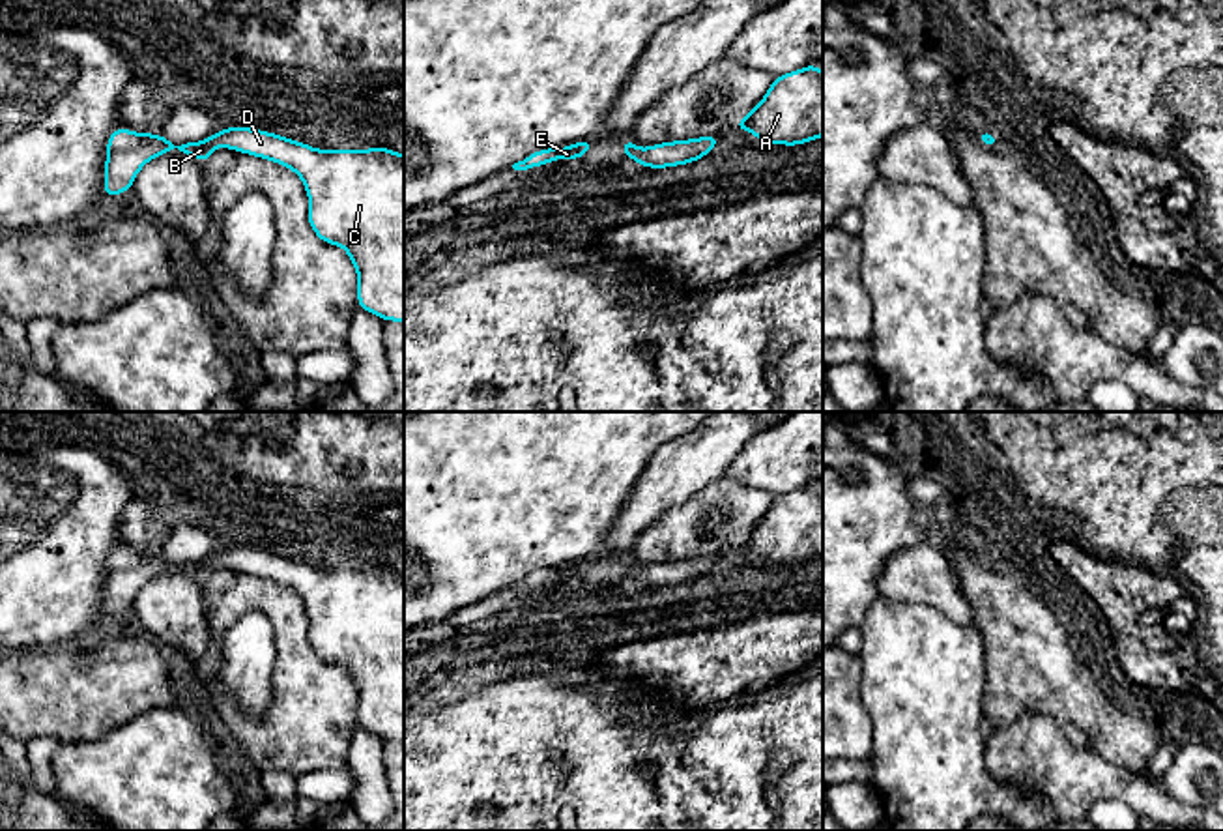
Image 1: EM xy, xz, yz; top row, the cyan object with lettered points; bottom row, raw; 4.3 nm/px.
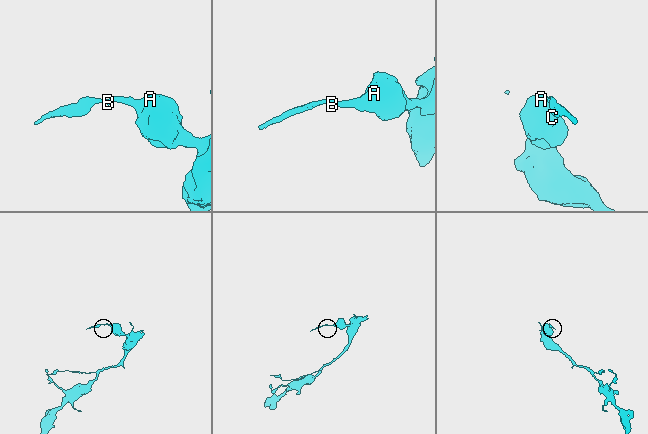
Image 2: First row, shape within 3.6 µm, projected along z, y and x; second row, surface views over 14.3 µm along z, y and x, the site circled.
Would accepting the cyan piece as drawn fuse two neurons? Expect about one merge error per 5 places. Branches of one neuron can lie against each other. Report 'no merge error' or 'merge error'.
no merge error

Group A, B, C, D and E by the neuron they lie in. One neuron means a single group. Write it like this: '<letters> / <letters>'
A B C D E

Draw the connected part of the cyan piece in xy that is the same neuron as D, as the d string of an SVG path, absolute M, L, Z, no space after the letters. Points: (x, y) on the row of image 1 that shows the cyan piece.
M120 127L107 140L105 159L107 197L133 187L140 168L157 155L178 150L194 155L202 165L217 146L284 165L305 183L310 202L309 225L314 234L344 247L357 271L357 303L378 318L404 322L404 155L389 148L318 150L309 144L251 127L226 127L202 142L174 144L163 135L135 133Z

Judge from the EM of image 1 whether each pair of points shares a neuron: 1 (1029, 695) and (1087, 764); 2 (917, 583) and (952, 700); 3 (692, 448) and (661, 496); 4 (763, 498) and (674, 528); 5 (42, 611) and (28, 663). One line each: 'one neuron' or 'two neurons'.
1: two neurons
2: two neurons
3: one neuron
4: one neuron
5: two neurons

